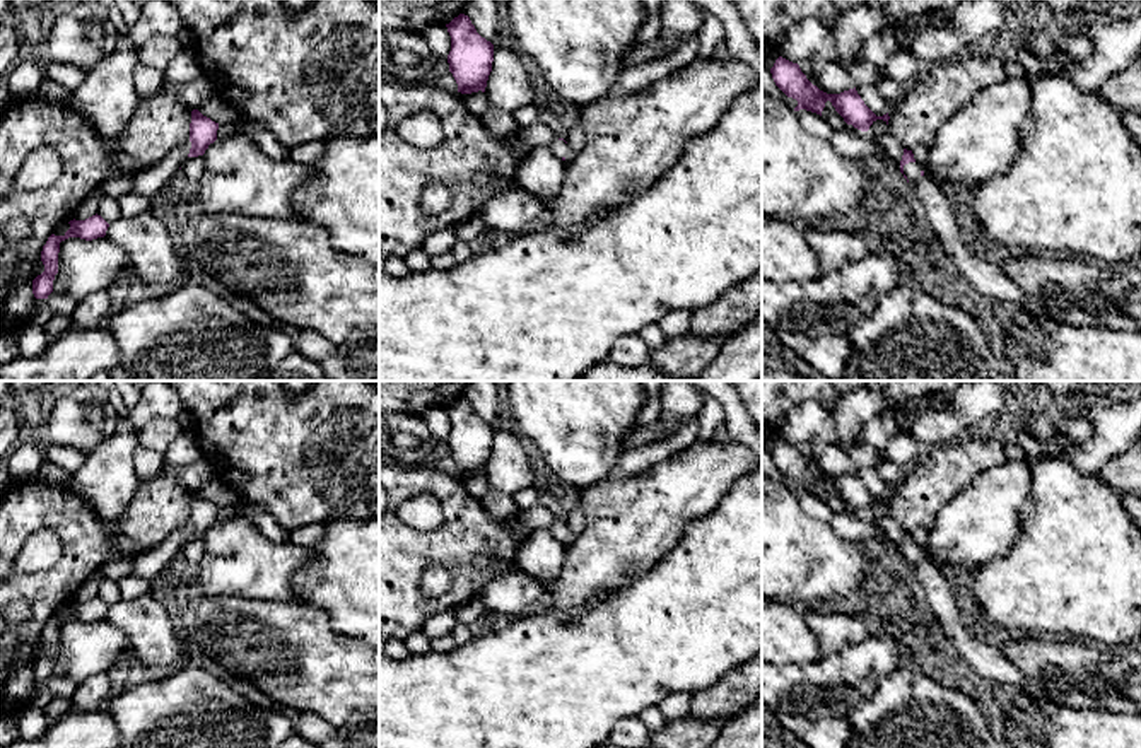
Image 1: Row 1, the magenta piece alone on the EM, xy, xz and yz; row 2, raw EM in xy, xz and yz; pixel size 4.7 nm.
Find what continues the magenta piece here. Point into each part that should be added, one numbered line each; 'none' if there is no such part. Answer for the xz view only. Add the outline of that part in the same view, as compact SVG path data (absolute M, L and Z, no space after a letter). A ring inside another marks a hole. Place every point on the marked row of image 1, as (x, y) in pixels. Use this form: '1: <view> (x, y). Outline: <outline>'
1: xz (559, 147). Outline: M559 138L553 143L550 143L548 149L553 155L557 155L560 159L567 157L570 154L569 145L564 140L559 140Z

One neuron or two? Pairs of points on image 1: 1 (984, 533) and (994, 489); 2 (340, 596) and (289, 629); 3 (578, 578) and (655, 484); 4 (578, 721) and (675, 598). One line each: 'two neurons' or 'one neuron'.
1: one neuron
2: two neurons
3: one neuron
4: one neuron

